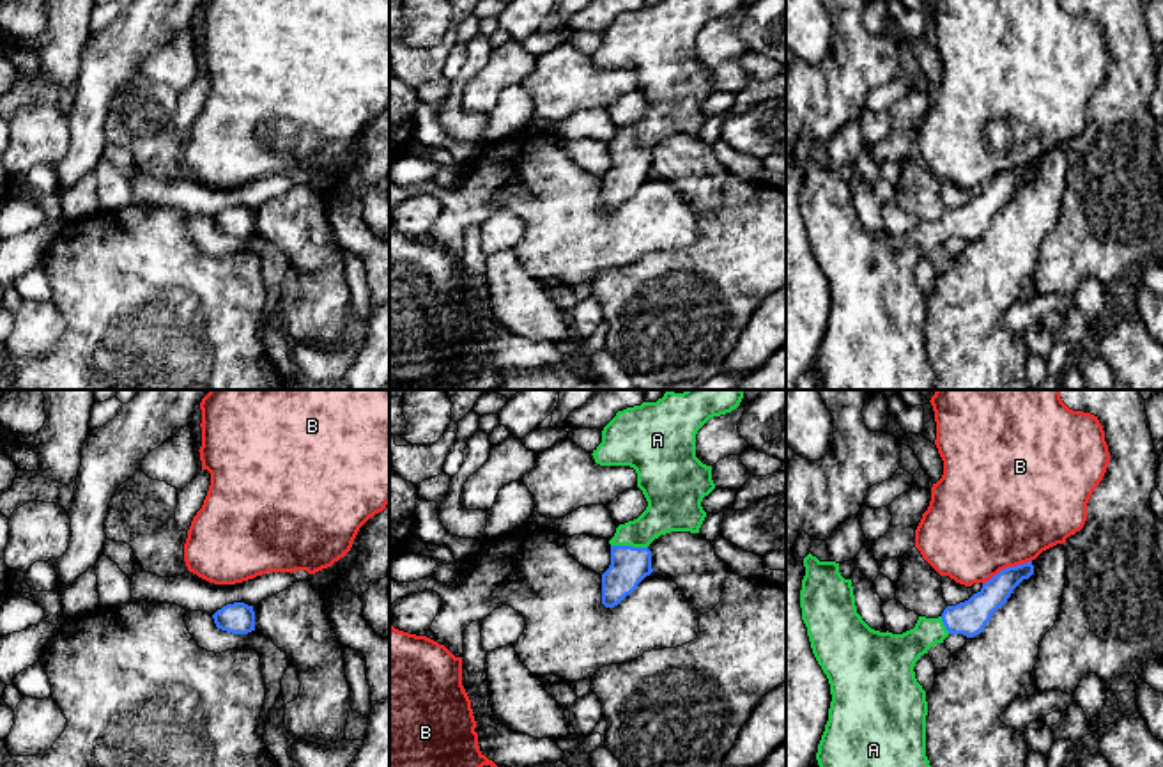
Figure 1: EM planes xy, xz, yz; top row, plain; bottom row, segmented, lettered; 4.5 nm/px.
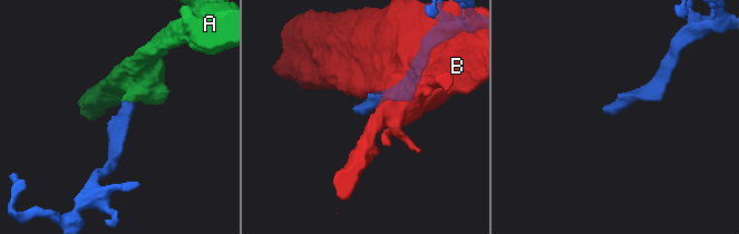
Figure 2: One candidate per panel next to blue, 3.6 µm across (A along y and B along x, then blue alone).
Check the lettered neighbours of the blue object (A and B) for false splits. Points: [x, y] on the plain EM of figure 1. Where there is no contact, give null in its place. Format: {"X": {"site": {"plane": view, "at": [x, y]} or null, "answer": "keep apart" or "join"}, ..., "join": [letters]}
{"A": {"site": {"plane": "xz", "at": [629, 149]}, "answer": "join"}, "B": {"site": {"plane": "yz", "at": [1008, 170]}, "answer": "keep apart"}, "join": ["A"]}

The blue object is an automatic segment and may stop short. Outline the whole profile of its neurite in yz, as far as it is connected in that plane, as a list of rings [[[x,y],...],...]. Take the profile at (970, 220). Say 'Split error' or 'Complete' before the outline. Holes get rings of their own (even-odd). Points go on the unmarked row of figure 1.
Split error. [[[809,156],[804,170],[802,223],[832,298],[816,356],[823,390],[933,390],[933,374],[926,360],[928,305],[913,269],[949,237],[981,237],[1013,193],[1034,177],[1032,165],[1000,174],[968,204],[947,209],[938,221],[919,220],[915,230],[903,237],[874,234],[862,223],[851,182],[841,179],[839,167],[820,165]]]

